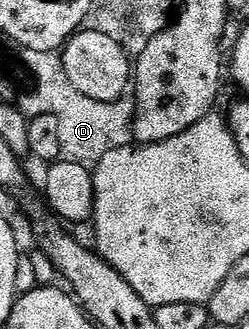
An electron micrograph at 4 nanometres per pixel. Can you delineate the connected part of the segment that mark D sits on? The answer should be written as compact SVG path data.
M24 49L23 62L28 72L33 76L33 88L25 94L20 93L17 98L17 107L29 120L41 114L53 113L60 123L59 142L61 153L66 160L75 160L81 164L95 164L110 149L126 148L134 141L134 118L136 104L134 97L127 94L114 104L94 102L84 96L69 82L64 72L63 57L59 52Z

